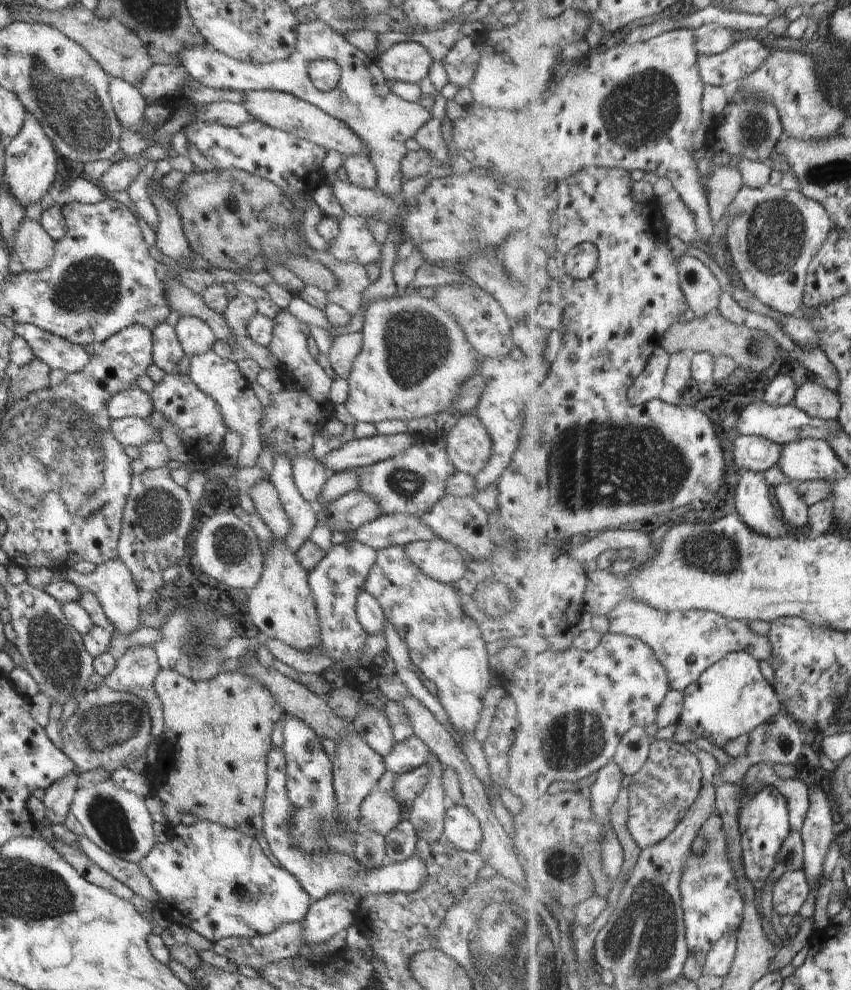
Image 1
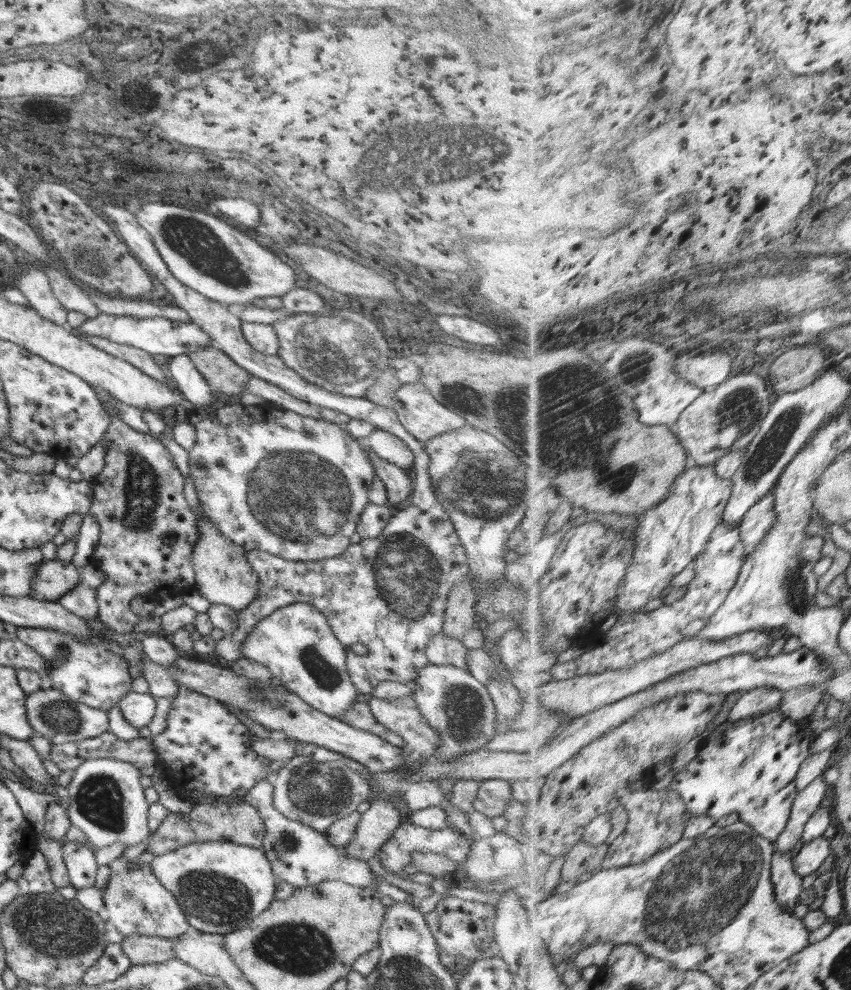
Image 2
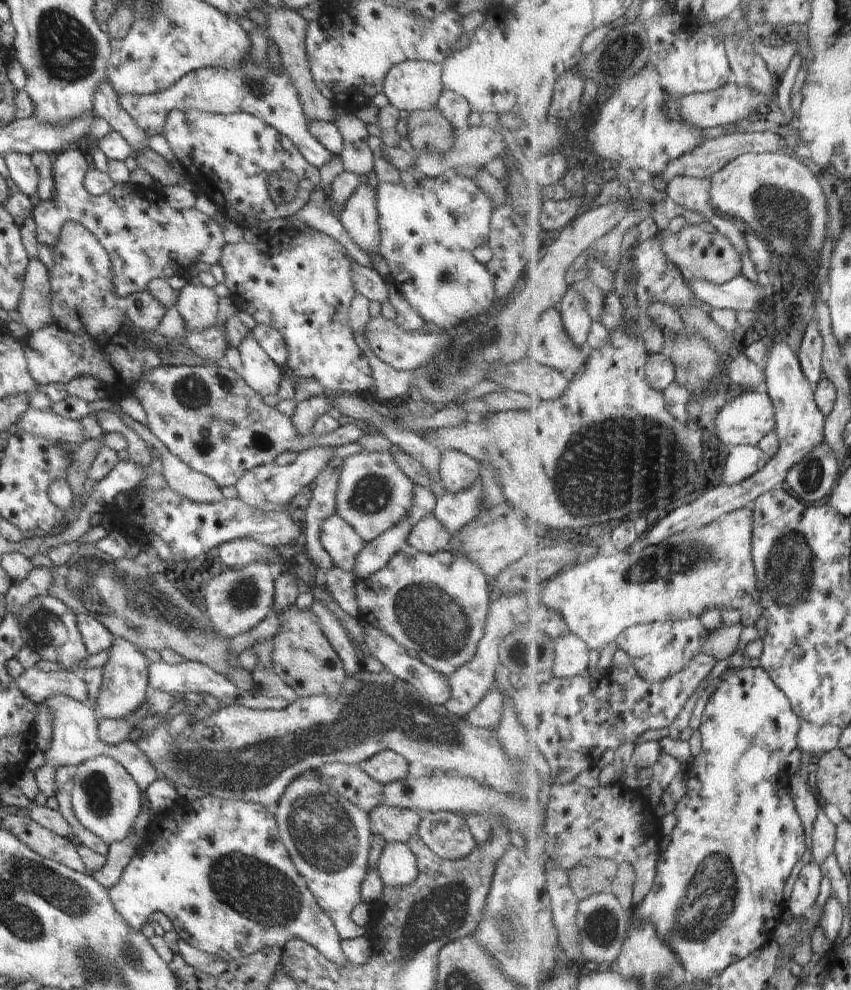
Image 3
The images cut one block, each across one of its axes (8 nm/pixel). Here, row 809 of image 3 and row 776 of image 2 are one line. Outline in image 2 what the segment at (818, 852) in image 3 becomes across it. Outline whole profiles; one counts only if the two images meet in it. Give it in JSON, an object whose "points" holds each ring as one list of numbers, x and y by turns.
{"points":[[822,774,799,793,790,822,780,838,775,841,778,853,790,853,790,850,794,850,800,844,800,840,803,840,805,828,810,818,820,810,828,786]]}

